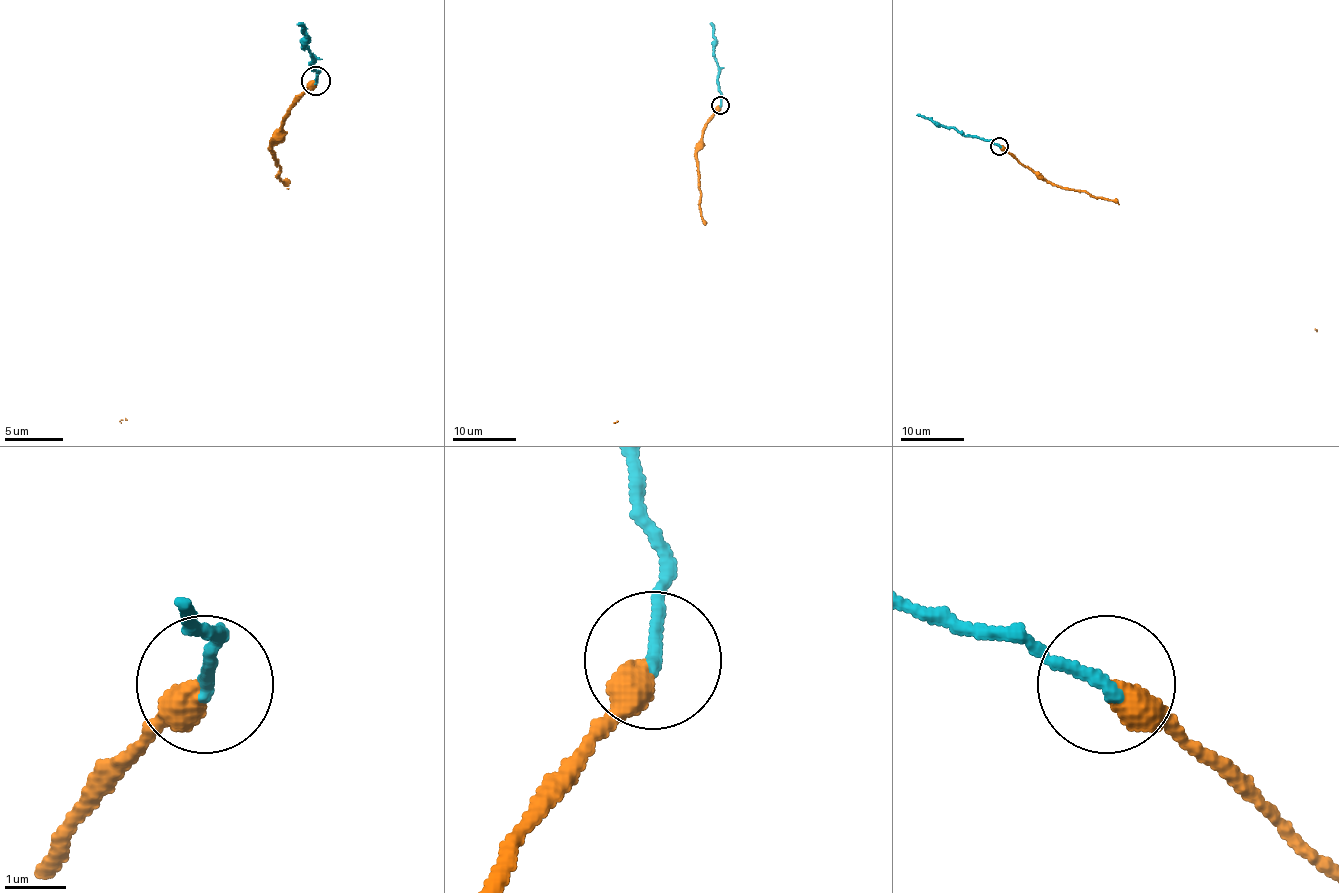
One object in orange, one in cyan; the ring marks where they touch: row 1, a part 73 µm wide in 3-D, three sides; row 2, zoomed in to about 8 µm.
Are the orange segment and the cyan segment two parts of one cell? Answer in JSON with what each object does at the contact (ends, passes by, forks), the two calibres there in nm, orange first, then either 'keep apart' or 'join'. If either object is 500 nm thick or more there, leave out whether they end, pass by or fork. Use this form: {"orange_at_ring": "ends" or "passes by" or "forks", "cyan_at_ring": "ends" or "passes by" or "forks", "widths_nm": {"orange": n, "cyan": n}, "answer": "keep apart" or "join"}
{"orange_at_ring": "ends", "cyan_at_ring": "ends", "widths_nm": {"orange": 440, "cyan": 220}, "answer": "join"}

